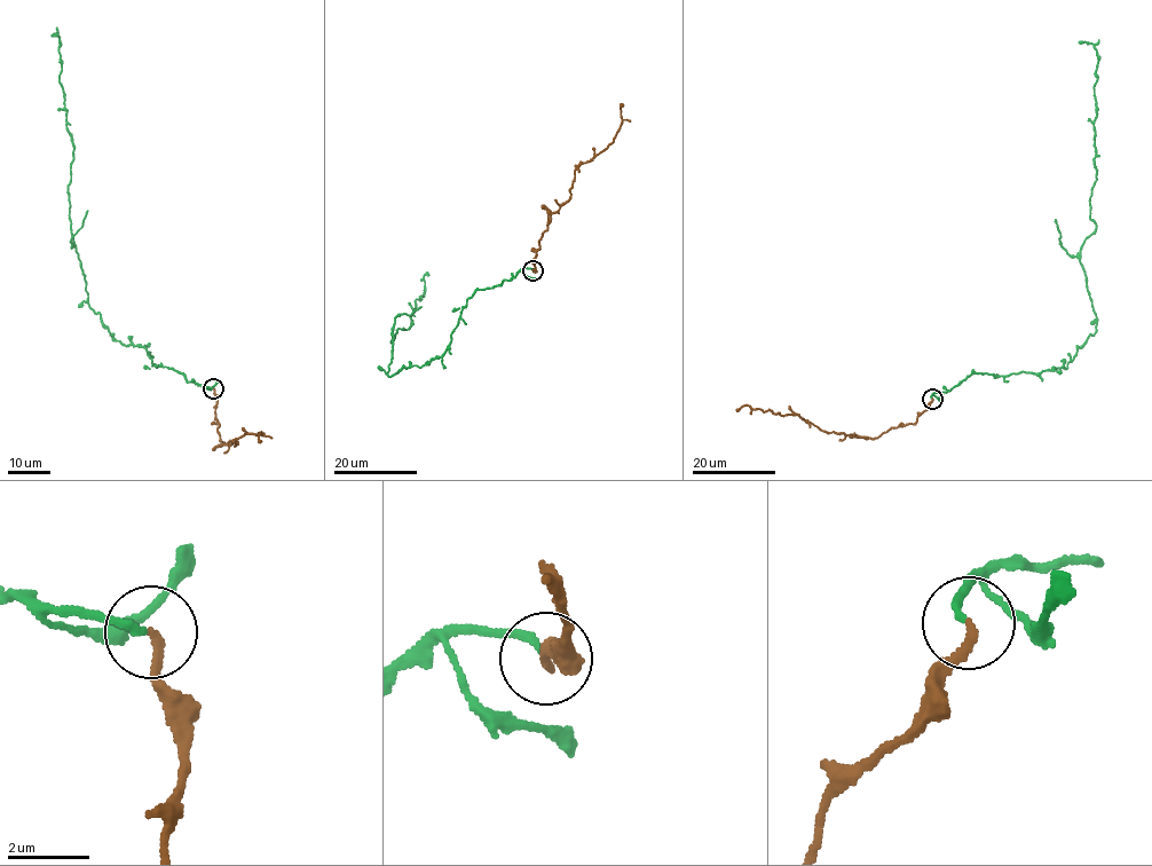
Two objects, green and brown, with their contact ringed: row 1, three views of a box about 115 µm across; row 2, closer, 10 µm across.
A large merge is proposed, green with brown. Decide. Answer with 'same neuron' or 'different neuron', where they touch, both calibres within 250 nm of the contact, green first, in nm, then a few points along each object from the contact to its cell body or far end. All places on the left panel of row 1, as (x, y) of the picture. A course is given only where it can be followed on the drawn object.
same neuron; at (213, 388); 190 nm thick on the green side, 190 nm on the other; green runs (213, 388), (152, 365), (142, 346), (113, 339), (89, 306), (71, 228), (73, 148), (57, 33); brown runs (214, 388), (221, 445), (237, 442), (235, 446), (246, 433), (263, 434), (258, 435), (259, 442)

